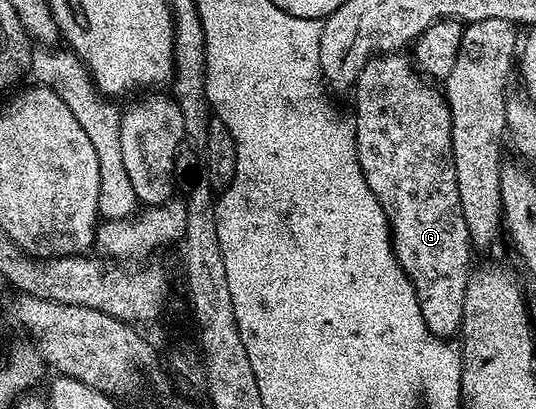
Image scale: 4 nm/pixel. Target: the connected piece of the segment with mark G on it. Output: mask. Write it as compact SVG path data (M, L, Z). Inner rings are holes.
M402 52L376 55L372 57L369 63L365 63L361 75L356 79L353 90L353 96L355 96L355 117L353 116L355 150L357 151L357 159L361 163L361 171L365 175L365 183L369 183L369 191L373 191L373 195L377 195L377 199L383 204L387 222L391 225L391 245L395 249L395 257L399 260L399 265L403 268L405 275L411 281L411 286L415 289L417 303L421 307L421 315L425 319L429 331L437 337L451 339L460 332L463 323L465 287L473 268L473 260L471 261L473 246L471 236L469 235L469 227L465 227L465 211L461 211L461 195L457 191L457 175L455 174L455 164L453 163L451 112L447 106L446 96L440 90L438 93L435 90L438 88L416 70L410 56L403 56L407 55L404 55Z

